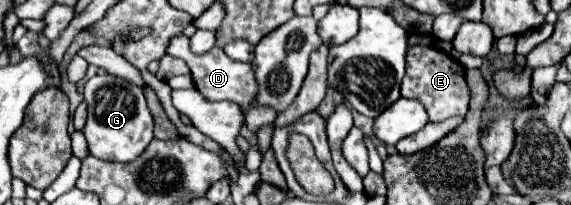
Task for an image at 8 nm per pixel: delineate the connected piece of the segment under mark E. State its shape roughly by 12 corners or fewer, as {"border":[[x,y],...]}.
{"border":[[432,45],[406,55],[402,97],[430,121],[468,113],[466,69]]}

